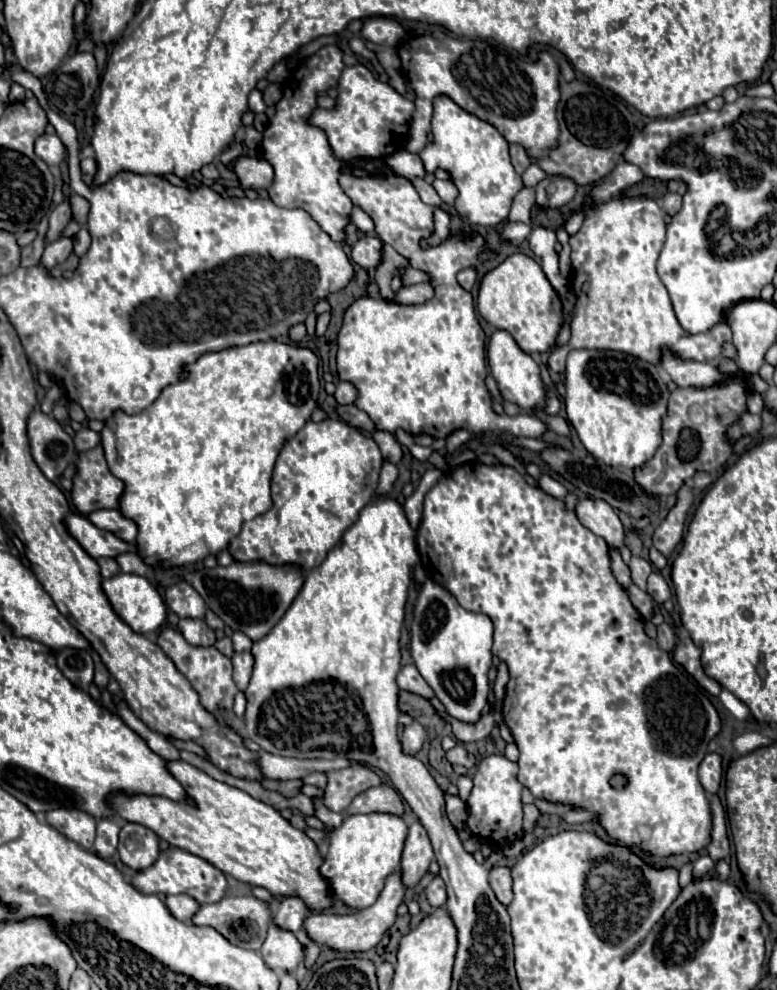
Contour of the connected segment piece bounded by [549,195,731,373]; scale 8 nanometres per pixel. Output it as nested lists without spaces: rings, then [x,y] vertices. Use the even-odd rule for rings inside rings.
[[[617,195],[587,215],[579,233],[569,239],[573,279],[569,291],[575,295],[571,337],[563,349],[549,357],[549,367],[565,371],[567,353],[573,349],[615,349],[635,355],[647,363],[661,365],[665,349],[679,359],[713,363],[723,345],[731,341],[727,323],[711,327],[703,335],[691,335],[679,325],[669,293],[661,283],[655,265],[665,243],[665,219],[661,207],[647,197]]]

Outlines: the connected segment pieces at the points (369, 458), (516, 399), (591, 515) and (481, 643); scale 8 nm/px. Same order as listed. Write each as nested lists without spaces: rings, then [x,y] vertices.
[[[323,419],[319,423],[307,421],[305,427],[299,429],[299,433],[291,437],[279,451],[271,479],[273,507],[243,523],[241,533],[229,545],[233,559],[243,563],[265,561],[273,565],[297,563],[301,567],[317,567],[327,557],[327,551],[339,543],[343,531],[355,523],[359,511],[373,499],[381,465],[381,451],[369,435],[359,433],[341,419]]]
[[[507,331],[493,333],[493,337],[489,339],[489,345],[487,345],[487,359],[489,359],[489,369],[497,381],[499,393],[505,401],[519,405],[523,411],[535,411],[535,409],[545,407],[547,391],[545,391],[545,385],[539,375],[539,365],[531,359],[531,355],[527,355],[525,351],[519,349],[515,339]]]
[[[579,497],[575,513],[581,517],[583,527],[603,537],[609,545],[613,547],[623,545],[623,525],[613,507],[609,503],[603,503],[603,499]]]
[[[427,581],[417,597],[417,605],[413,611],[413,623],[411,623],[411,657],[415,661],[415,667],[427,681],[427,685],[435,691],[437,699],[443,703],[445,711],[455,717],[461,723],[477,723],[481,717],[483,707],[489,699],[489,679],[487,671],[491,667],[491,643],[493,643],[493,623],[487,615],[471,613],[463,609],[455,597],[443,589],[441,585]]]

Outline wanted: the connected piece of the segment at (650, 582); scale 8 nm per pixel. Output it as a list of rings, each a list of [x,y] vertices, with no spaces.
[[[651,573],[649,575],[649,579],[647,579],[647,593],[651,595],[651,599],[655,603],[663,603],[663,601],[667,601],[671,597],[669,587],[667,587],[665,579],[659,573]]]

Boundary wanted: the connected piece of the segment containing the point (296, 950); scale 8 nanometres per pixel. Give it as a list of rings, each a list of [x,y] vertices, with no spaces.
[[[271,923],[267,939],[261,947],[261,955],[267,963],[267,967],[281,969],[287,973],[293,973],[297,965],[303,961],[303,945],[297,941],[297,937],[289,931],[283,931]]]

